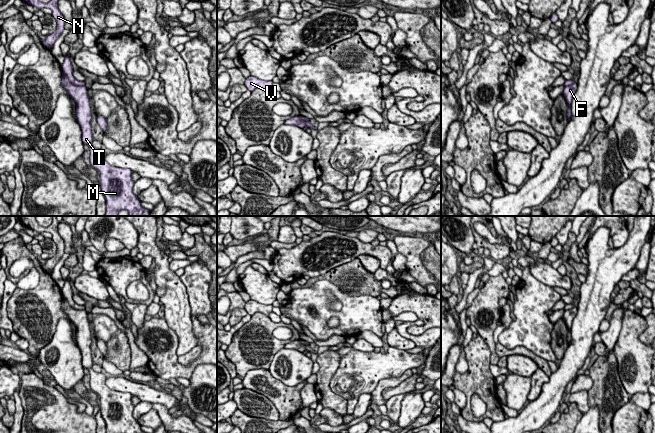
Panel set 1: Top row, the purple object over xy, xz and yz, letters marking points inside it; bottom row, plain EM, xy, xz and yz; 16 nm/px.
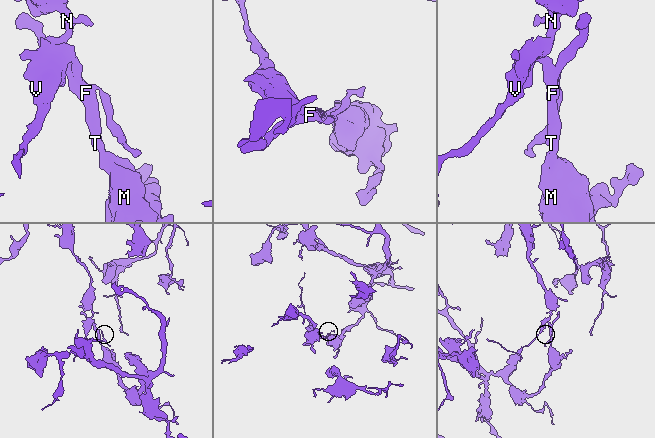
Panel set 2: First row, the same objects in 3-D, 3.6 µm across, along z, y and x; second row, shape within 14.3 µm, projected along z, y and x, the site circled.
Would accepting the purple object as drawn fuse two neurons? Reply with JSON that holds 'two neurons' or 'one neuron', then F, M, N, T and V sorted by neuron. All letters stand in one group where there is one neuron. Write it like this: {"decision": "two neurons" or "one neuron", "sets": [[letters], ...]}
{"decision": "two neurons", "sets": [["F", "M", "T"], ["N", "V"]]}

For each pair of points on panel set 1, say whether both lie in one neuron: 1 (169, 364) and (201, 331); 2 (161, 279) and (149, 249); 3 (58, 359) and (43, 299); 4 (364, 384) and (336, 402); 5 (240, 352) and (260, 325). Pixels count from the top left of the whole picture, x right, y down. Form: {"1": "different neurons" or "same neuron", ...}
{"1": "same neuron", "2": "same neuron", "3": "different neurons", "4": "different neurons", "5": "same neuron"}

